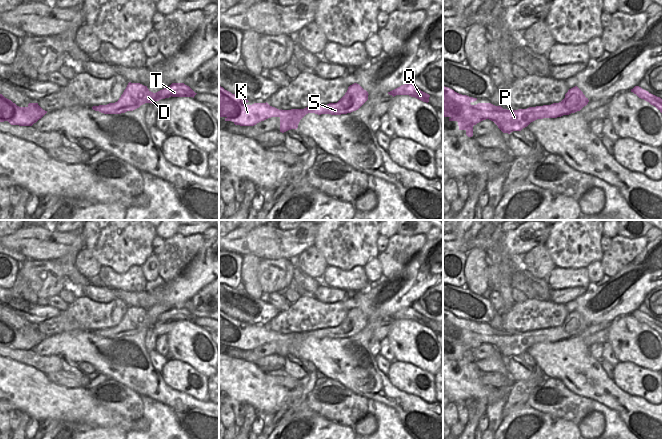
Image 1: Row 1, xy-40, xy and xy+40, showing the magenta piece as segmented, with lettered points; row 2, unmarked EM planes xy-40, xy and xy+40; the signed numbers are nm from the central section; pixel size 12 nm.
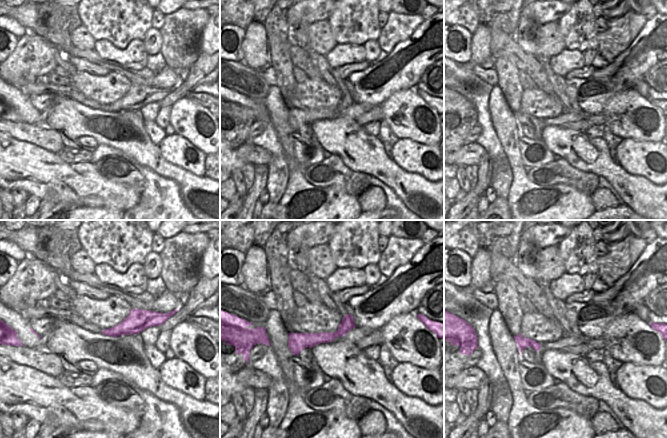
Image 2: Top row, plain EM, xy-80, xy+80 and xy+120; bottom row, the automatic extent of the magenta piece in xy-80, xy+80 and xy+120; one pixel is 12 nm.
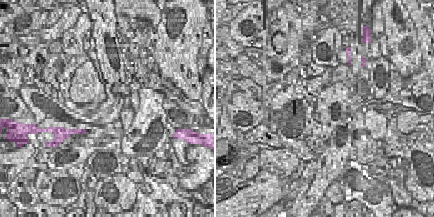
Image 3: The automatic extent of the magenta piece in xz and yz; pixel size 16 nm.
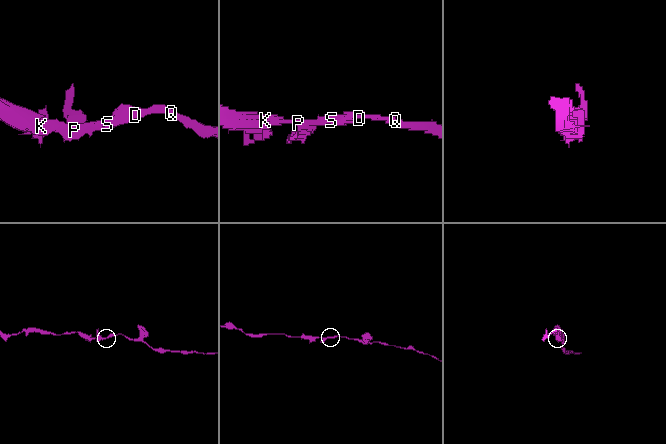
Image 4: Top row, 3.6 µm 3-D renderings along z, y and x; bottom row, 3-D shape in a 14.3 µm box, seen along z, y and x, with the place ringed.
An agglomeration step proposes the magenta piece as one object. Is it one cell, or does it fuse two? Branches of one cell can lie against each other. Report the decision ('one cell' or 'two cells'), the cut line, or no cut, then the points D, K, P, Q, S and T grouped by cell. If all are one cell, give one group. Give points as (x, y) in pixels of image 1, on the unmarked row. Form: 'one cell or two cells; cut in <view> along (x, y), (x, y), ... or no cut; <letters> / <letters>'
one cell; no cut; D K P Q S T

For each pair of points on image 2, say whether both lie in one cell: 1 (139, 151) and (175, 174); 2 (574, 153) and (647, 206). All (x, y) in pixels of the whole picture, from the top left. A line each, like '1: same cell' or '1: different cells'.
1: same cell
2: same cell

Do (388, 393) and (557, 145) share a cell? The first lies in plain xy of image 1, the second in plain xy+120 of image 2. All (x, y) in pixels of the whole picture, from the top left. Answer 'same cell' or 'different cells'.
same cell

